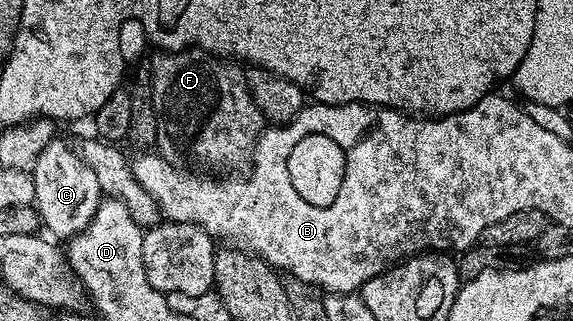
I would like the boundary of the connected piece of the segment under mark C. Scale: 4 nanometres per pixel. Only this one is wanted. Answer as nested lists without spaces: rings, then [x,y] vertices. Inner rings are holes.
[[[60,137],[50,139],[31,174],[35,181],[35,206],[41,218],[41,226],[46,232],[50,231],[48,234],[54,240],[68,241],[83,229],[87,229],[87,225],[91,225],[99,205],[103,202],[103,192],[99,177],[95,177],[95,169],[82,161],[74,148],[72,151]]]

